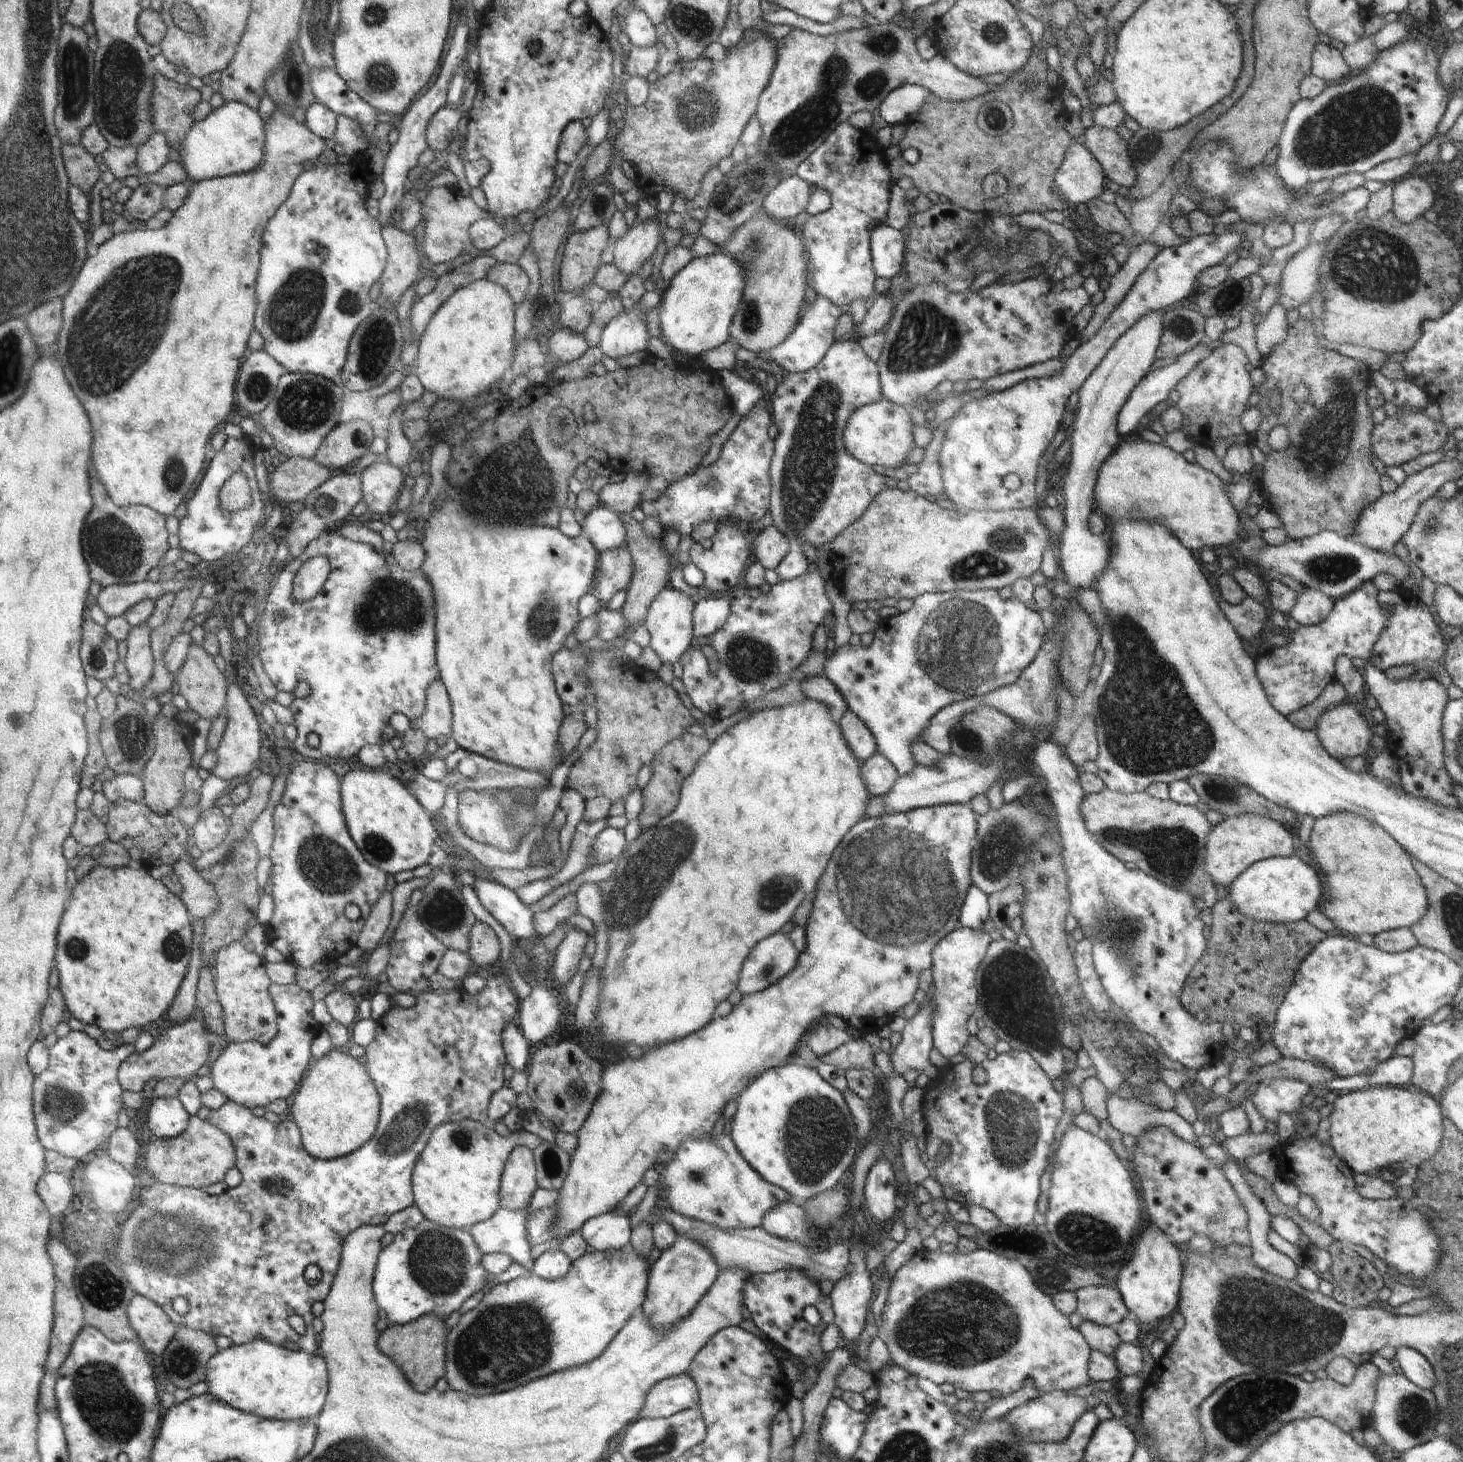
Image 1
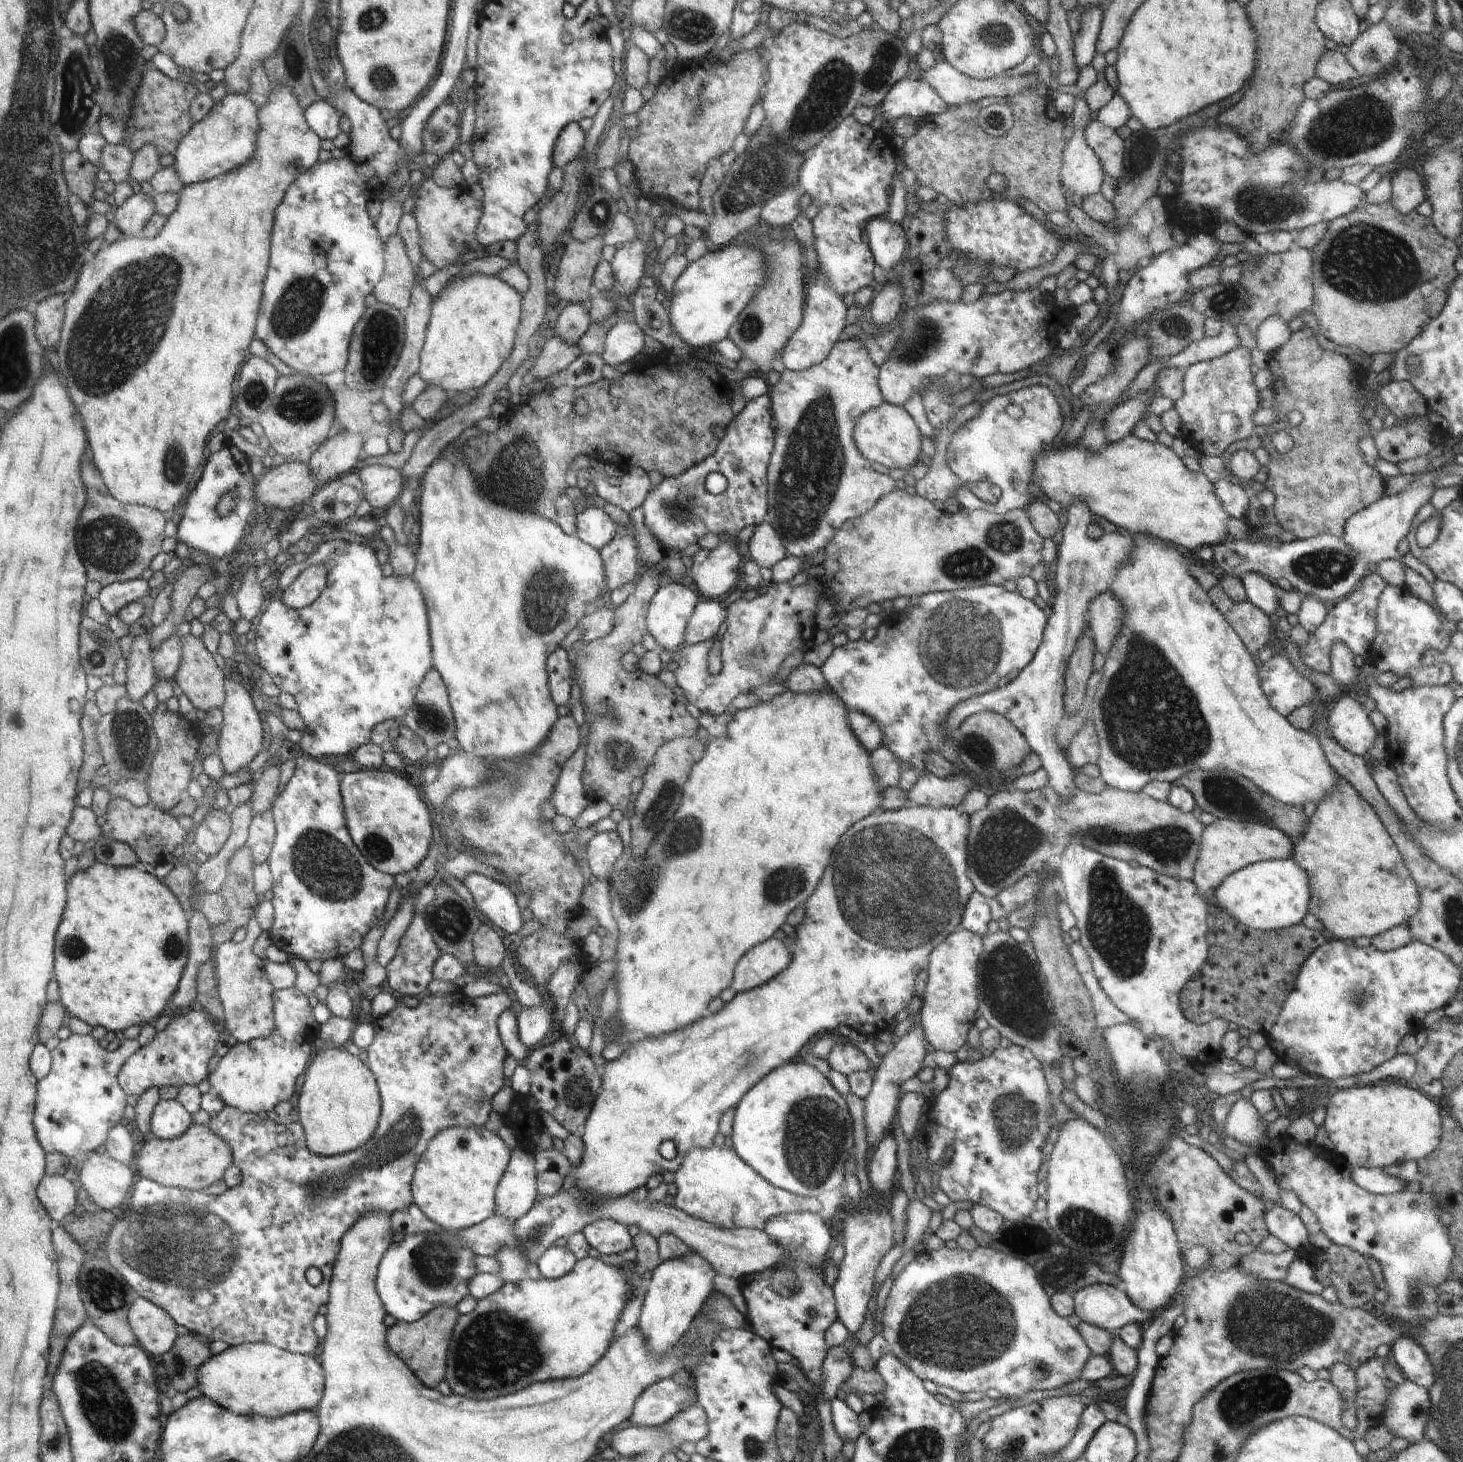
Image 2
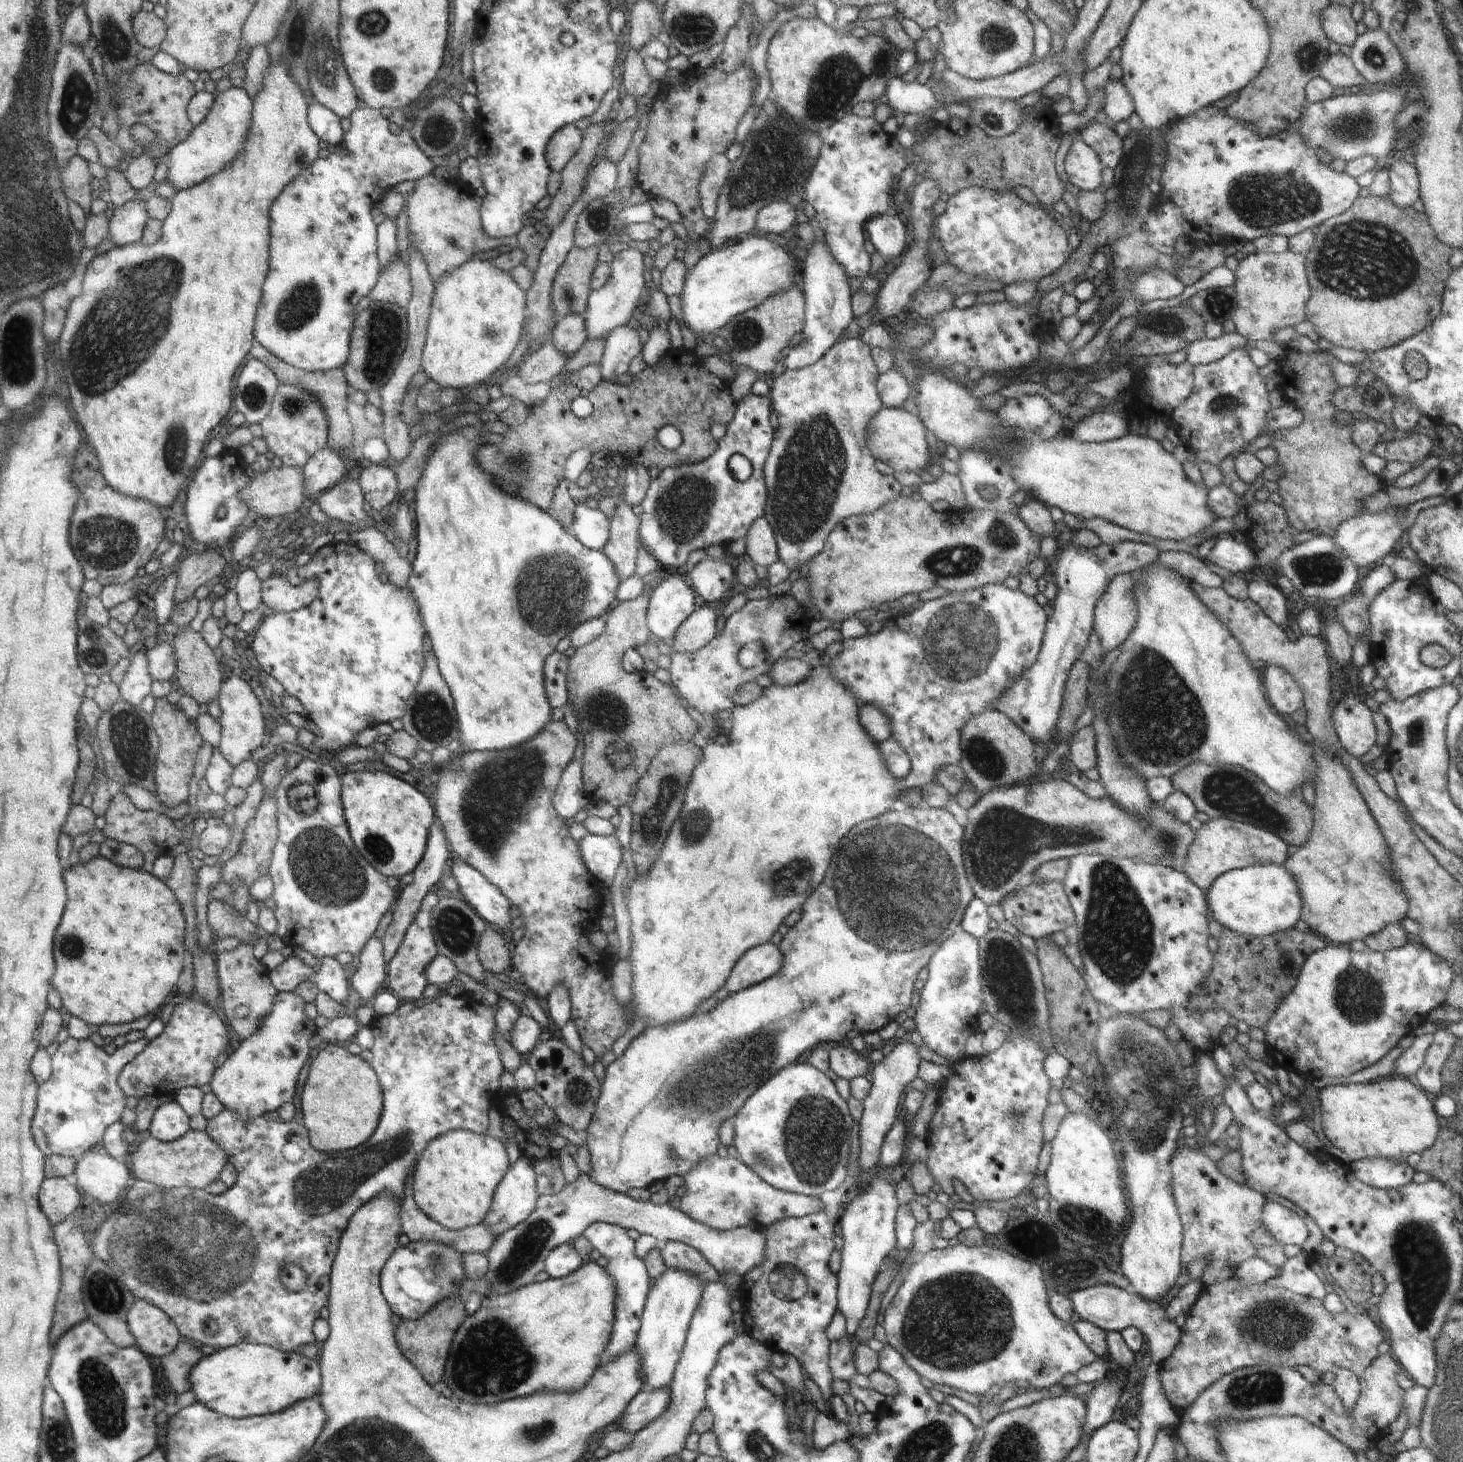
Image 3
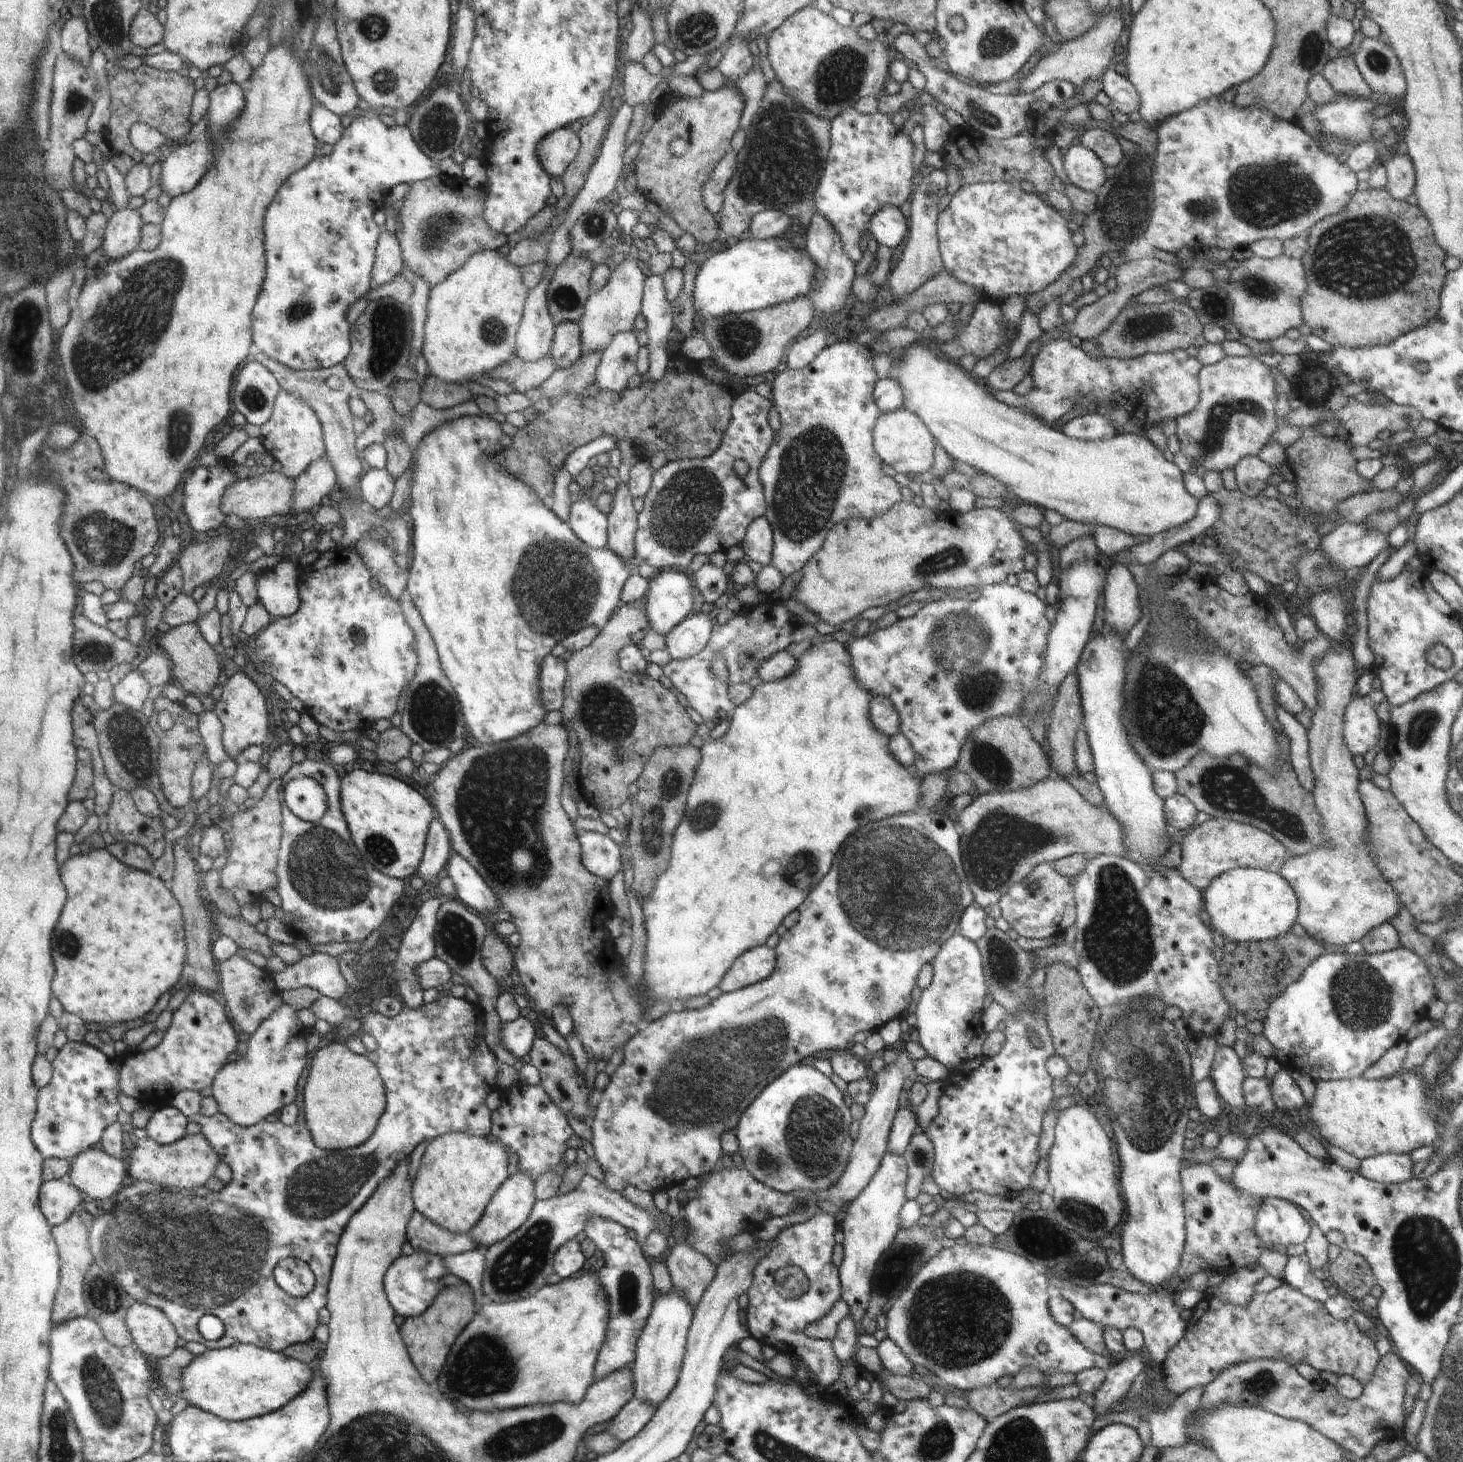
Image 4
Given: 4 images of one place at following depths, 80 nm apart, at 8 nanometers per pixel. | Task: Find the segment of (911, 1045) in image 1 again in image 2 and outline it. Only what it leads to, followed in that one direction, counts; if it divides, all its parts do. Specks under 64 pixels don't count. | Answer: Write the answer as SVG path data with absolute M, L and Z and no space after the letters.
M913 1020L914 1024L901 1040L882 1057L880 1064L873 1067L873 1085L869 1095L864 1101L864 1124L867 1132L867 1141L870 1149L876 1150L878 1144L884 1140L891 1130L890 1124L894 1122L896 1109L899 1108L900 1098L902 1096L902 1088L900 1084L905 1080L914 1078L920 1072L922 1064L924 1064L924 1056L926 1056L926 1044L922 1027L918 1022Z

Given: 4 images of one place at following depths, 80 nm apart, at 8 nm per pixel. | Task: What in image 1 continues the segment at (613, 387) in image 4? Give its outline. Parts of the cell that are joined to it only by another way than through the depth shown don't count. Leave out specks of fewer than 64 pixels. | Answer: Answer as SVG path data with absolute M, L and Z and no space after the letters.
M634 306L630 312L624 311L606 324L601 332L599 347L604 355L615 360L646 350L649 338L646 325Z

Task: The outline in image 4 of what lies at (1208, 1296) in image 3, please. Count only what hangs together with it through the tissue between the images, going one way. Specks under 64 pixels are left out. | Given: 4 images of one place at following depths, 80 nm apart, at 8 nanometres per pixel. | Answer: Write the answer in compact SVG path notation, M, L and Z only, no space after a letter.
M1282 1283L1267 1293L1254 1293L1248 1307L1237 1307L1223 1303L1214 1297L1200 1299L1195 1306L1192 1316L1187 1322L1184 1336L1166 1355L1162 1364L1163 1385L1176 1397L1190 1388L1206 1386L1225 1368L1238 1362L1257 1358L1282 1359L1295 1367L1297 1364L1310 1364L1316 1370L1330 1370L1334 1374L1350 1375L1360 1384L1368 1384L1373 1377L1381 1355L1374 1340L1360 1330L1354 1320L1336 1320L1325 1309L1320 1301L1314 1300L1290 1283Z

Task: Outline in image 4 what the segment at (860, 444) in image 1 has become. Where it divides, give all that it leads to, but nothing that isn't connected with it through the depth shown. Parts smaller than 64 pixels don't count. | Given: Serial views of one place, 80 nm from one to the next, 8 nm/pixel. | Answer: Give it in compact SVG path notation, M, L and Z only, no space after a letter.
M902 408L892 413L881 413L873 430L873 442L879 457L896 472L918 476L932 468L934 446L936 446L934 435L925 422L922 422L918 415L914 416L912 411L906 412L906 409Z

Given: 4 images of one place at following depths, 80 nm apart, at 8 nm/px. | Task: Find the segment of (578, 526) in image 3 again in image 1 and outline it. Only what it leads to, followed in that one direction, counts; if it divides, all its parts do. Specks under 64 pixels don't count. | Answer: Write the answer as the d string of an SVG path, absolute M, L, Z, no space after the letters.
M604 506L593 507L586 514L581 527L582 535L593 542L599 553L626 548L628 536L622 518Z

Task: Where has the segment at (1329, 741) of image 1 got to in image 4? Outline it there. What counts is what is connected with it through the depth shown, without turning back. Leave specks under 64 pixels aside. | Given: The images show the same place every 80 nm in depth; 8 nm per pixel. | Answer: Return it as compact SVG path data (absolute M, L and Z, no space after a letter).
M1354 696L1346 705L1343 716L1343 739L1353 756L1364 755L1376 746L1380 738L1380 726L1372 703L1362 696Z

